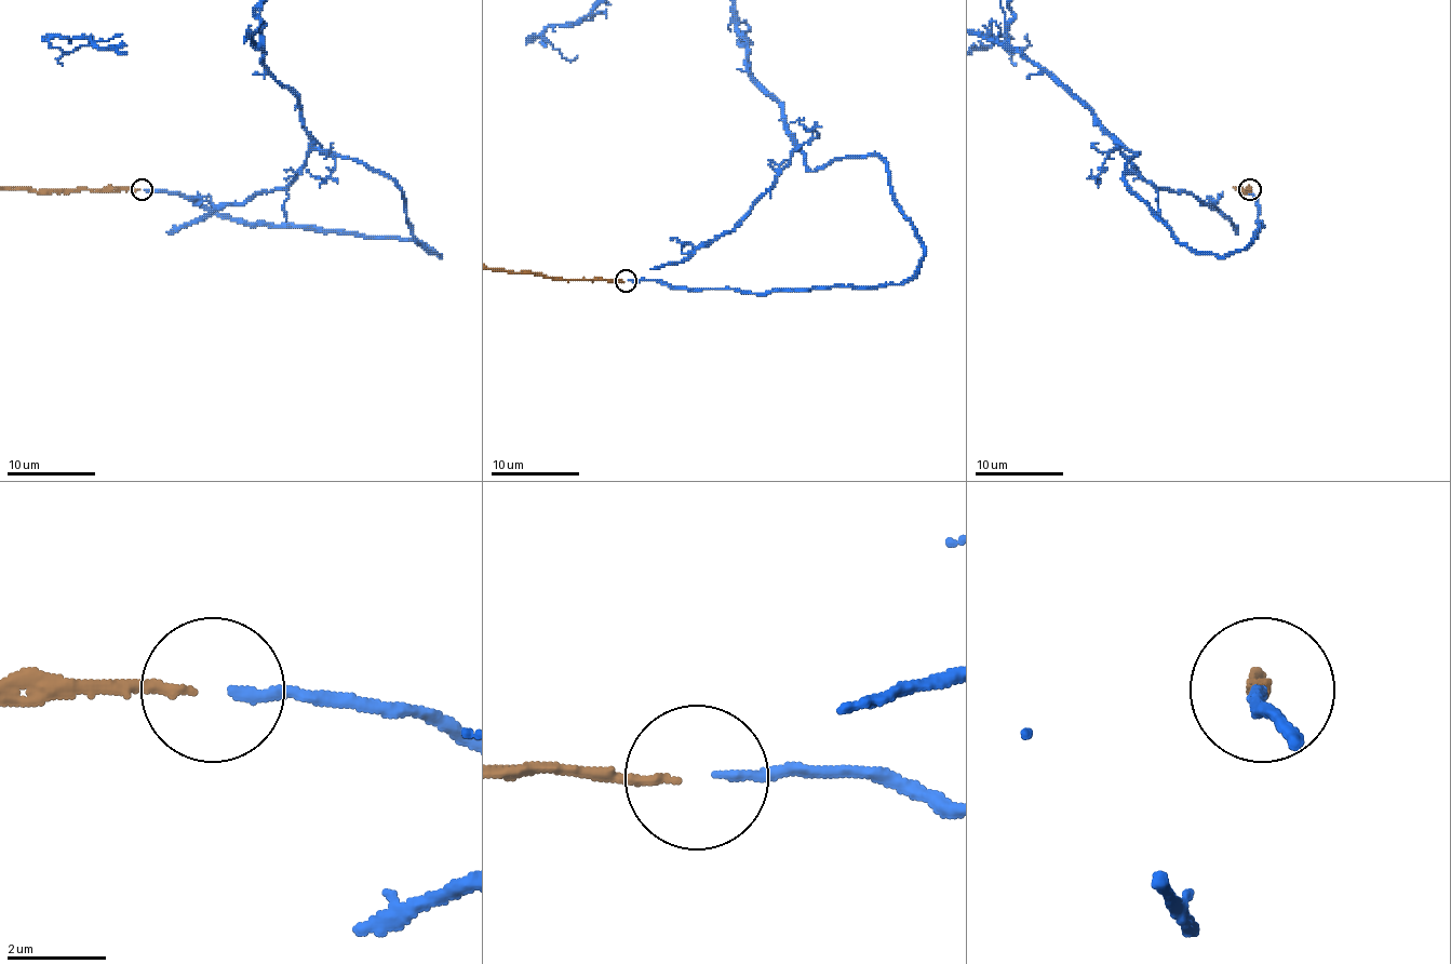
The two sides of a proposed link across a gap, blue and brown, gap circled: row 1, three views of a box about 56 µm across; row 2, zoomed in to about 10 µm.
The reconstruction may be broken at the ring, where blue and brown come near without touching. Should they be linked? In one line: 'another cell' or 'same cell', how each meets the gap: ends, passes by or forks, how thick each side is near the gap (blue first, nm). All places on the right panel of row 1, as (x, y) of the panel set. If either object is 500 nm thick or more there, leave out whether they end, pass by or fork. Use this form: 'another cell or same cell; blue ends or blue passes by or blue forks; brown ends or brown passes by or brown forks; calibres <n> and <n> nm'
same cell; blue ends; brown ends; calibres 200 and 170 nm

